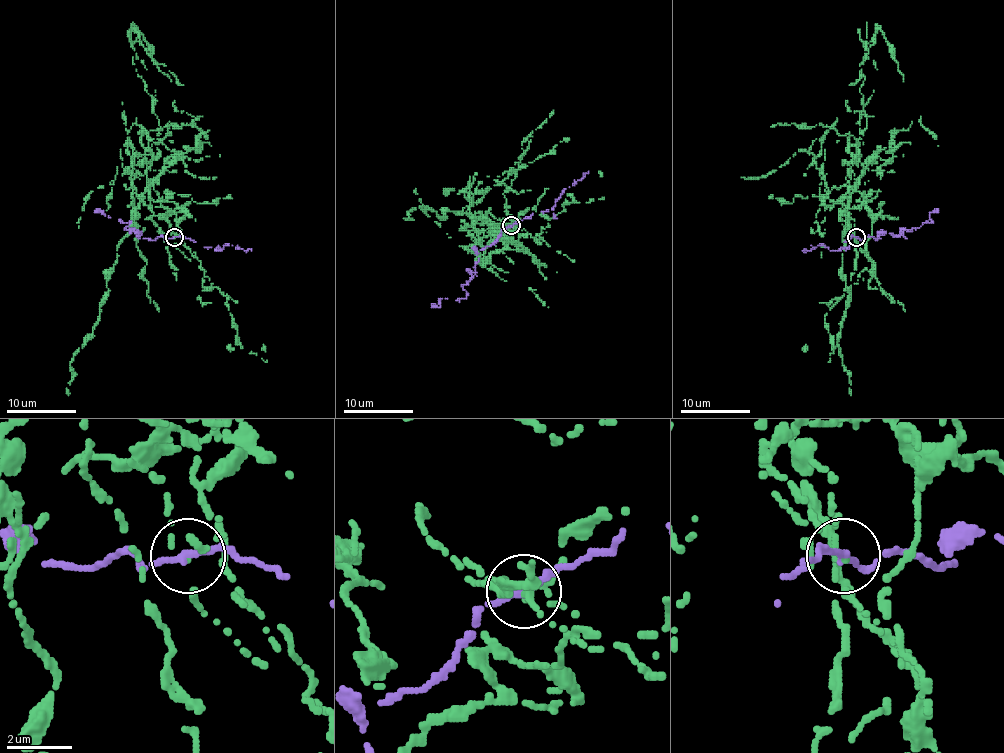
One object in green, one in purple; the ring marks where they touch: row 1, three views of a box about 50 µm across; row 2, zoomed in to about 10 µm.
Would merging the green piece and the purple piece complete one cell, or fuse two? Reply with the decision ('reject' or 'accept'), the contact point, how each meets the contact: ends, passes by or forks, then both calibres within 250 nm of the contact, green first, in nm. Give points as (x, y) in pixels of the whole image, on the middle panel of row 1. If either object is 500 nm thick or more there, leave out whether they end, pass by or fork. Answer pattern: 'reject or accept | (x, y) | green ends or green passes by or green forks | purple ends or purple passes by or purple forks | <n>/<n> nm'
reject | (511, 225) | green ends | purple passes by | 130/240 nm

